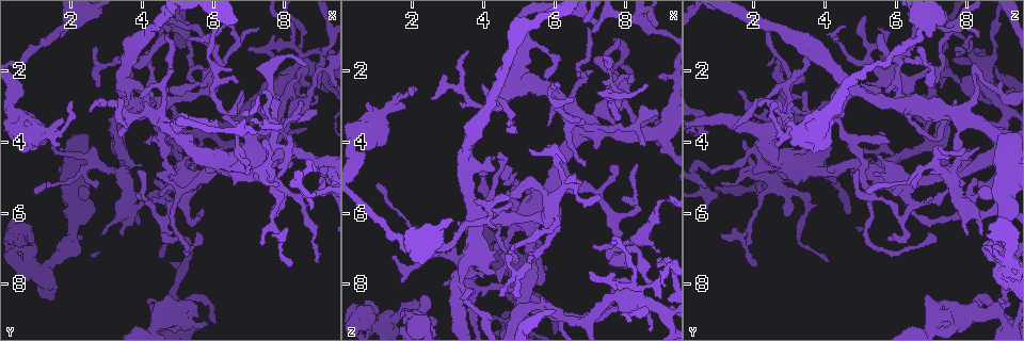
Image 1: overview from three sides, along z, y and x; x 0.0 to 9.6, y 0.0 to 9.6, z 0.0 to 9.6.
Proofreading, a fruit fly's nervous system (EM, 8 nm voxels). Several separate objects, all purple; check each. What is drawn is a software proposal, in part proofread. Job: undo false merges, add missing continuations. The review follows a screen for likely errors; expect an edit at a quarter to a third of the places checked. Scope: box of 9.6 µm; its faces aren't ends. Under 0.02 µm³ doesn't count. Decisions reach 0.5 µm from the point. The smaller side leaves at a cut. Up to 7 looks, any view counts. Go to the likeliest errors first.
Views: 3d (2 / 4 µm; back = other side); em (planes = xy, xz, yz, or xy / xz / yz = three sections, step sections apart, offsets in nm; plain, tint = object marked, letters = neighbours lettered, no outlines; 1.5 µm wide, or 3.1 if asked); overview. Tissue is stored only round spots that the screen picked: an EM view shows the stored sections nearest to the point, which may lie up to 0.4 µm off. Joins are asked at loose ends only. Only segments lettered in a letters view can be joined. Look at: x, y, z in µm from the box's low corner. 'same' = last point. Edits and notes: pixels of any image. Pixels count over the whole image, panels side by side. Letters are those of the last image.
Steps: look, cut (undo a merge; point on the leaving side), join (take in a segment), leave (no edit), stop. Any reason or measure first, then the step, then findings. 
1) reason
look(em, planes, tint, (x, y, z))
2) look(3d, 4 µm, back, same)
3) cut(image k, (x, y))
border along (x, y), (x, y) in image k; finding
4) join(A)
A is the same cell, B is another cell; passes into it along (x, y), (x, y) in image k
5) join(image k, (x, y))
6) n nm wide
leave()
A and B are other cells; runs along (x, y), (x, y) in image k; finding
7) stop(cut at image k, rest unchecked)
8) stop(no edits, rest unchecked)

sudden change in width
look(3d, 4 µm, (1.90, 0.60, 6.85))

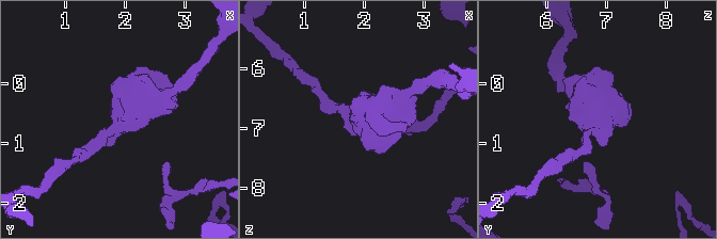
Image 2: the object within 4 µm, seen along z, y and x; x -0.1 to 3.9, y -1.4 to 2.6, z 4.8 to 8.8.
arms of 180, 320 nm; shape alone is not enough
look(em, planes, tint, (1.95, 0.65, 6.80))

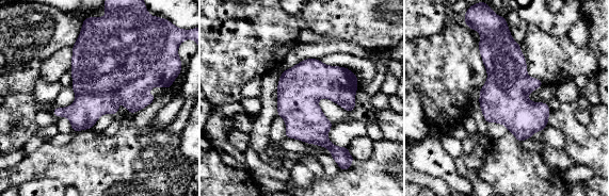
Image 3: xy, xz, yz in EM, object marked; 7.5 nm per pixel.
see the neighbours
look(em, planes, letters, same)

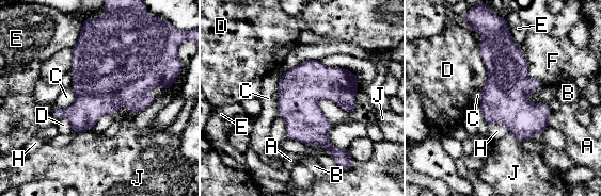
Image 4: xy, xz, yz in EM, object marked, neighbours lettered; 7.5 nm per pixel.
leave()
A, B, C, D, E, F, H and J are other cells; border along (282, 75), (278, 85), (277, 115) in image 4; one cell here

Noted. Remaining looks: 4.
thin neck
look(em, planes, letters, (4.55, 5.40, 8.00))

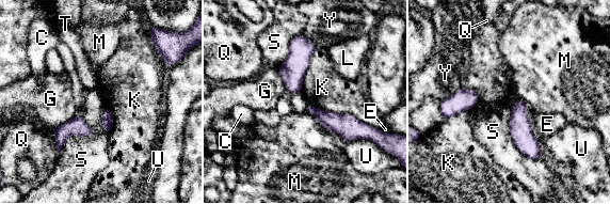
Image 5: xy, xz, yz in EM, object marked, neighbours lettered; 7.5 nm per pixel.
leave()
C, E, G, K, L, M, Q, S, T, U and Y are other cells; runs along (518, 102), (519, 130), (539, 155) in image 5; continuous, no second cell

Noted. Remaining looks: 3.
tapers out
look(3d, 2 µm, (8.90, 2.60, 7.10))

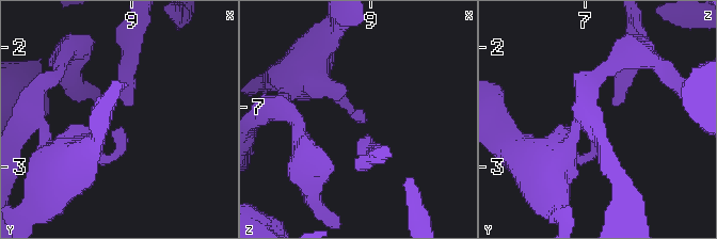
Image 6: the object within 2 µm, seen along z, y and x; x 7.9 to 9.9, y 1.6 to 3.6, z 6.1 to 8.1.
shape alone is not enough
look(em, xz, step 8, letters, (8.90, 2.66, 7.08))

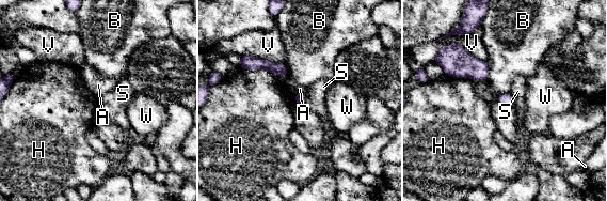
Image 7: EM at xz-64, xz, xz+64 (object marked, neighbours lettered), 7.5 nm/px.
leave()
A, B, H, S, V and W are other cells; border along (239, 65), (281, 77) in image 7; none of them fits

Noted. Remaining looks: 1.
stop(no edits, rest unchecked)

